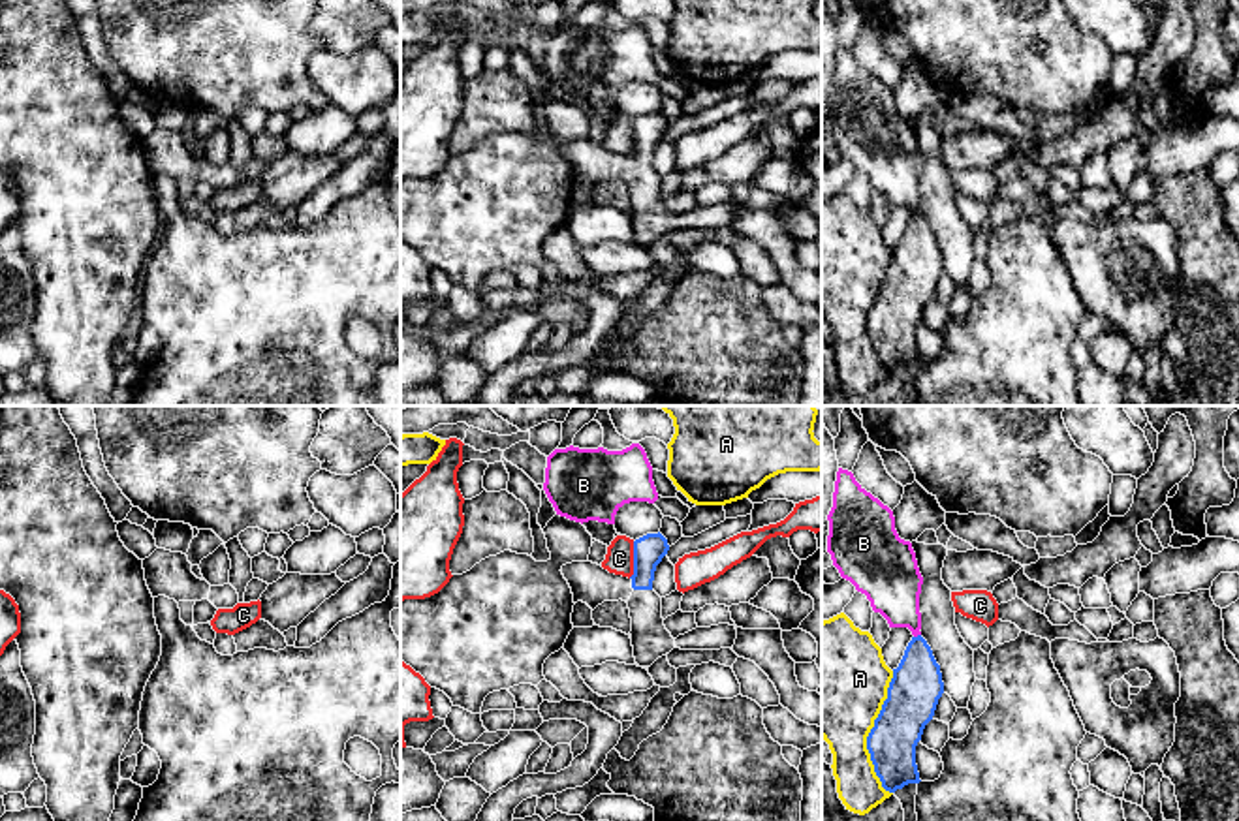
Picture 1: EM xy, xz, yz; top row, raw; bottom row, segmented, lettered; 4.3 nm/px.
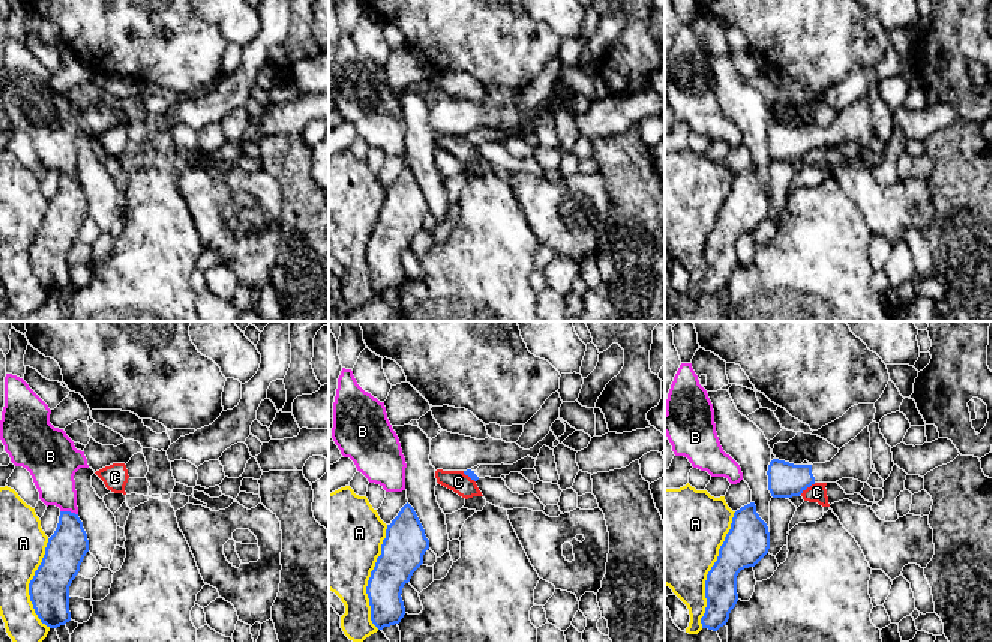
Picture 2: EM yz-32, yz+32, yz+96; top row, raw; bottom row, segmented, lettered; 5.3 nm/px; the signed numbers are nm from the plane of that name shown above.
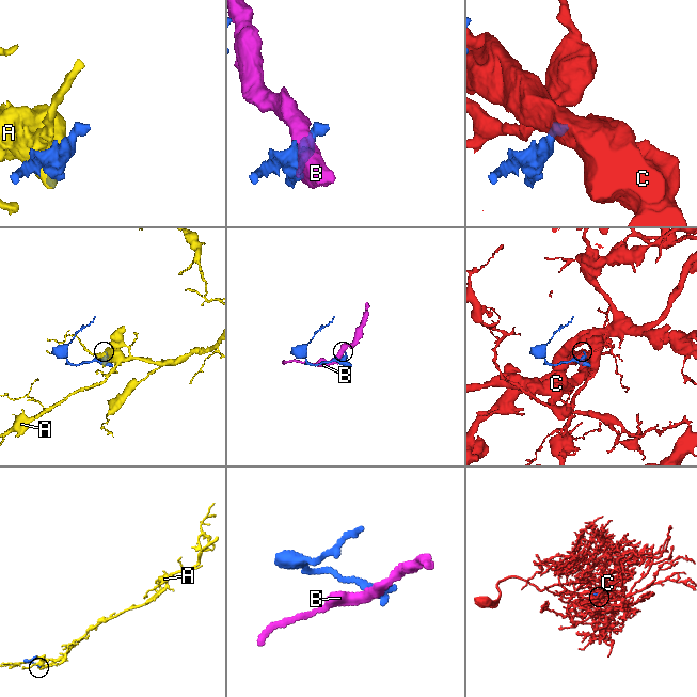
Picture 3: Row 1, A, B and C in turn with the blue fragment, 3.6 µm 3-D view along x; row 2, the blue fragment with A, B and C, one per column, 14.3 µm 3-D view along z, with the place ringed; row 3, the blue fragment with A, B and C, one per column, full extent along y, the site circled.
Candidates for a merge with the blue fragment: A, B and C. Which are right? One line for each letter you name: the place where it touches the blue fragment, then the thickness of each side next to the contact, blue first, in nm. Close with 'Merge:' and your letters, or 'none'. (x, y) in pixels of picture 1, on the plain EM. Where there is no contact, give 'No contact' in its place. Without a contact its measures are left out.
Merge: none

